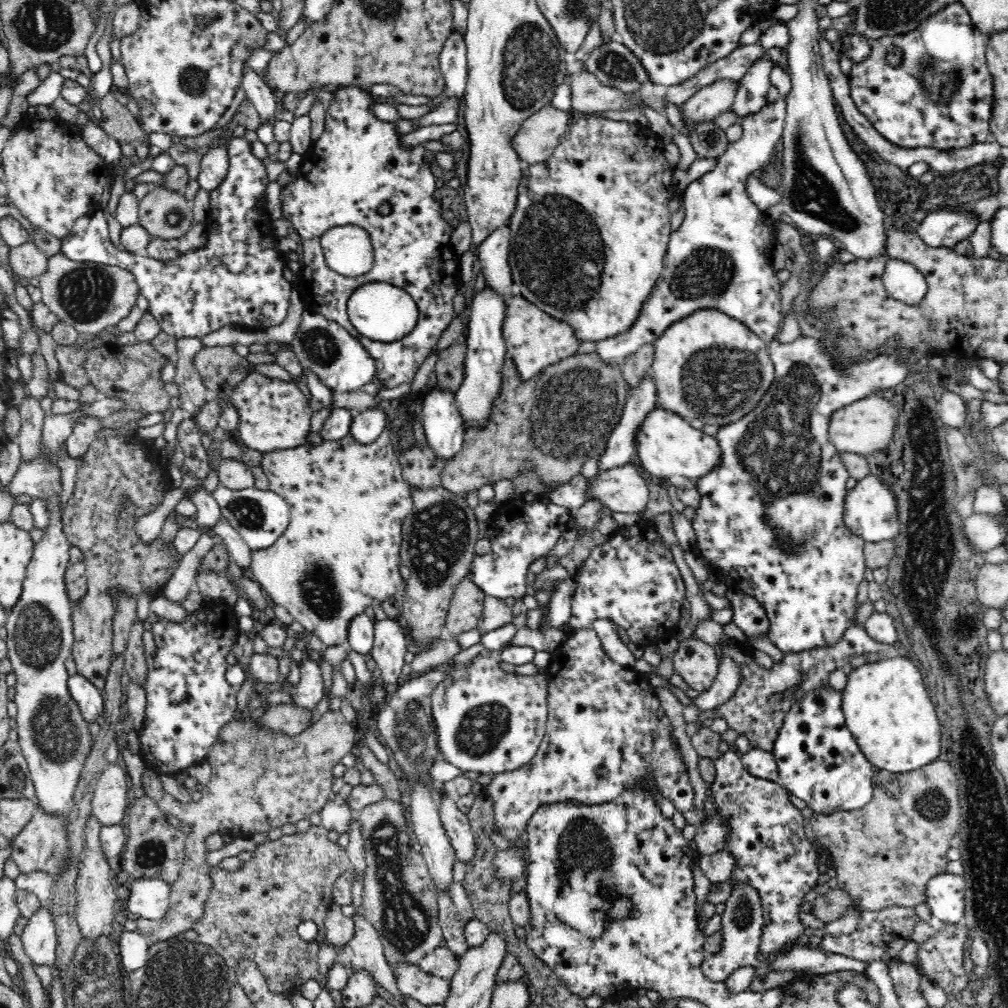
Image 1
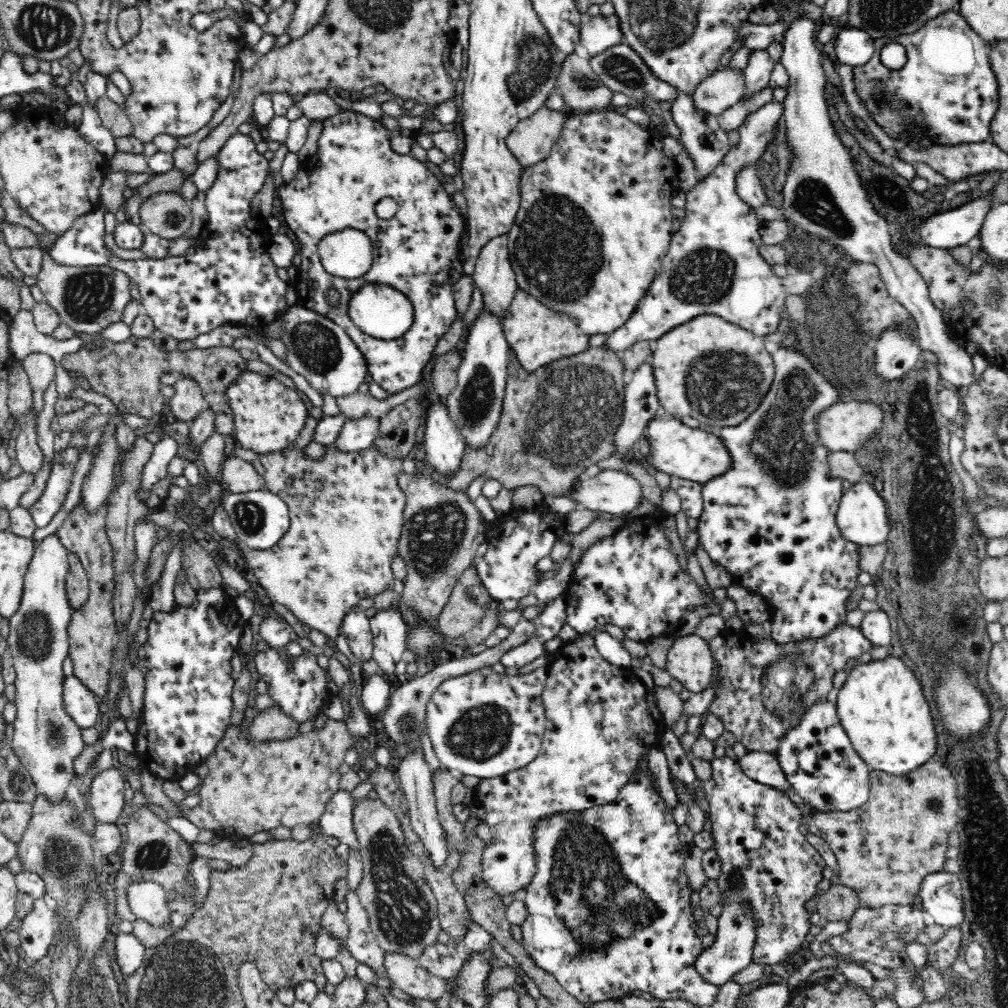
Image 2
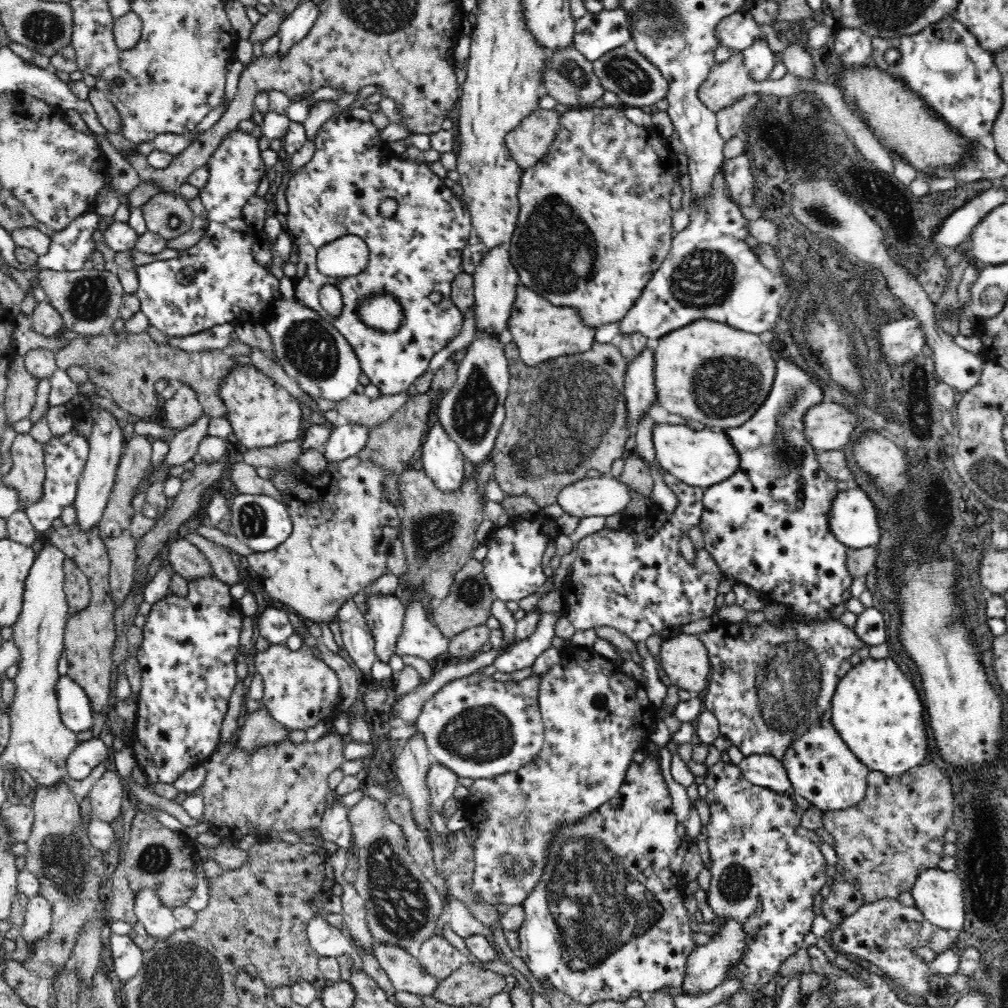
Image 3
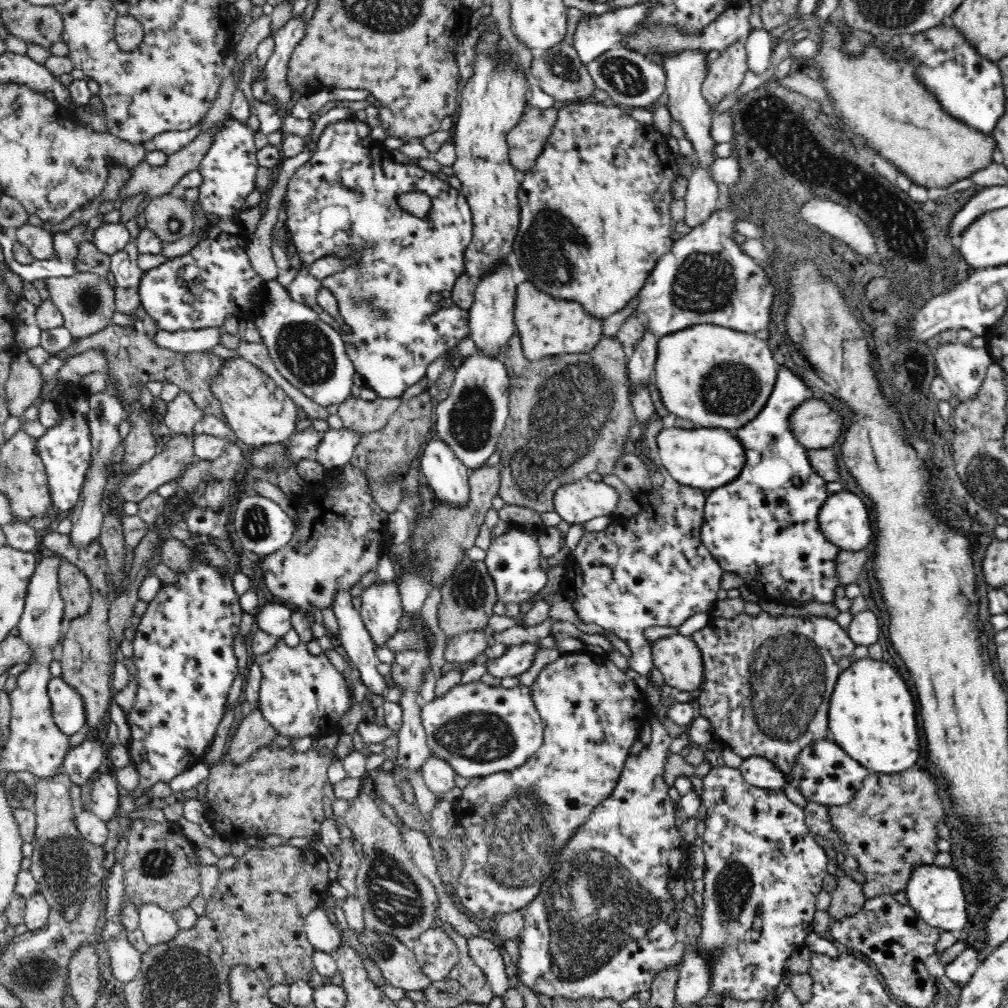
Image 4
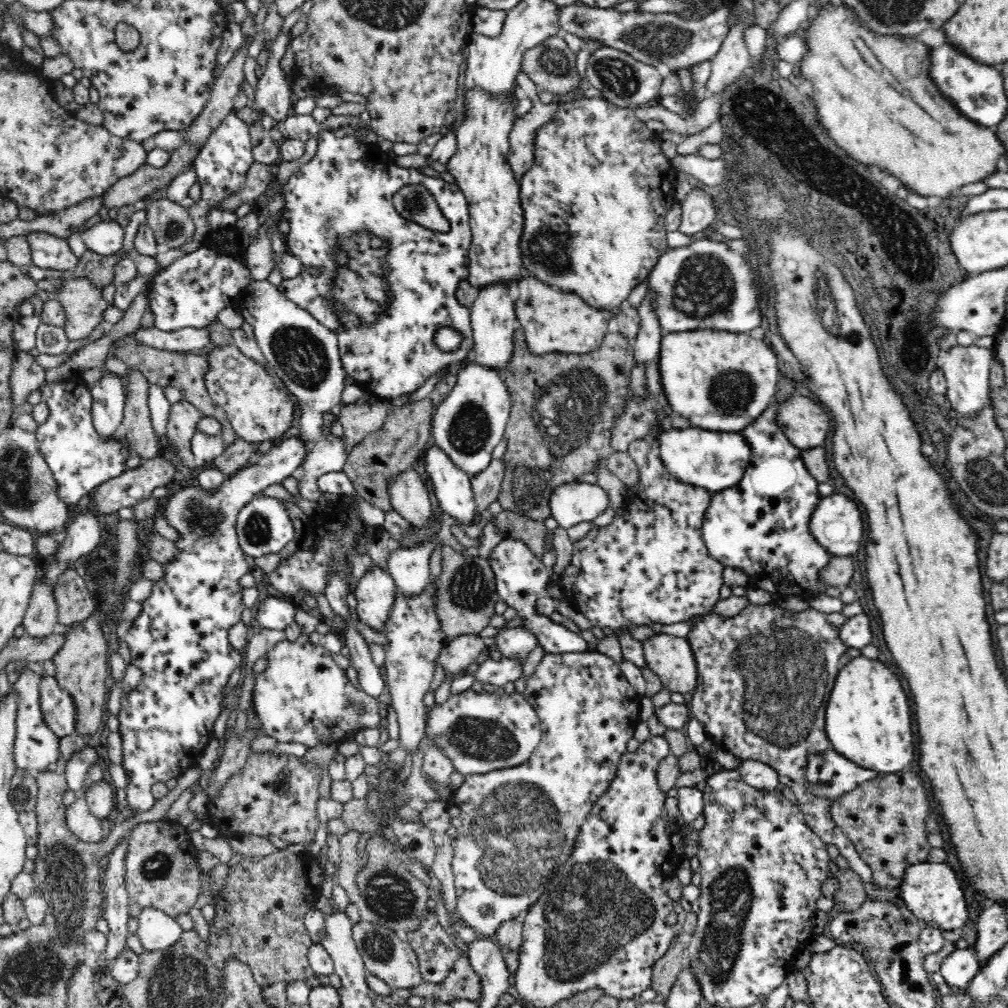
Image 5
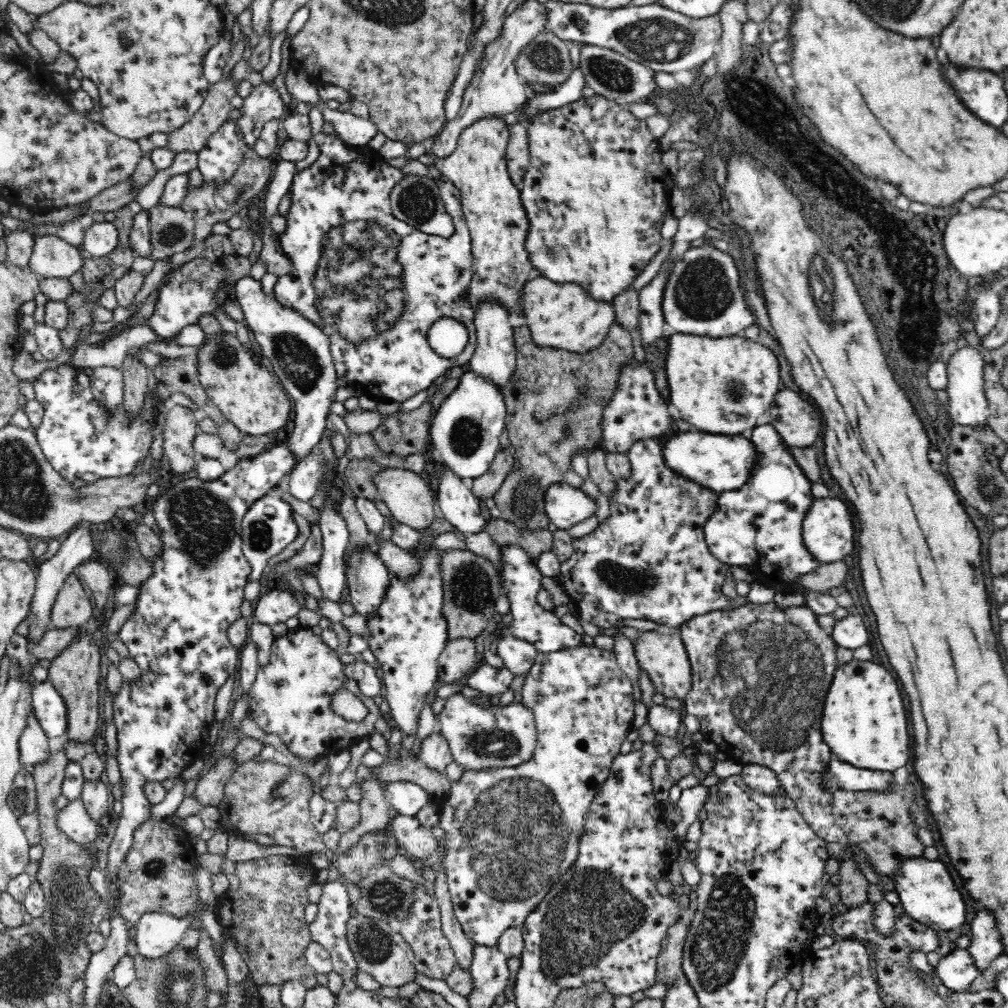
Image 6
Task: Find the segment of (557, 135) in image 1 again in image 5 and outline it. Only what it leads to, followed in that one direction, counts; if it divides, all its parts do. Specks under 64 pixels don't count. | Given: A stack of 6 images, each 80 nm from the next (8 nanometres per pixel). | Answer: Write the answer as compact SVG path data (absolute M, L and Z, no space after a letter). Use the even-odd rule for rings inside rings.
M524 72L518 73L516 83L532 101L532 107L529 112L521 118L515 119L509 134L507 159L512 171L514 171L514 176L520 180L521 176L533 164L536 130L542 124L550 122L550 118L554 116L554 112L558 110L559 105L554 102L544 104L540 100L540 89Z

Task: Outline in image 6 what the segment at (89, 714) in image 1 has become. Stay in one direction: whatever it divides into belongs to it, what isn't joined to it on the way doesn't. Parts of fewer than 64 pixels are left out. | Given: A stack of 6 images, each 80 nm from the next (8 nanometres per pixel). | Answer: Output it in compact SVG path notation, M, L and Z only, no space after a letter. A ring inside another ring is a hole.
M52 682L37 683L32 691L32 713L48 739L67 732L66 705Z

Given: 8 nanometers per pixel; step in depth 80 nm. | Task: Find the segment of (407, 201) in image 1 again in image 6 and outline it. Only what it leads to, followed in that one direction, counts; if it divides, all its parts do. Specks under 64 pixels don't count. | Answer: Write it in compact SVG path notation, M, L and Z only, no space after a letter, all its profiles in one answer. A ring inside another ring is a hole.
M319 133L313 138L318 144L320 155L309 167L295 173L290 192L292 203L286 215L286 228L284 232L276 235L276 242L280 253L284 254L292 263L292 270L284 276L278 277L272 296L282 307L298 312L303 318L312 322L316 327L322 328L327 335L330 357L334 363L336 378L346 381L346 387L354 390L360 398L367 396L379 402L403 403L410 400L422 391L429 389L436 378L455 366L467 367L477 343L477 331L474 318L476 318L475 305L470 303L470 284L473 280L471 238L462 213L460 189L454 183L440 178L438 180L446 210L453 218L455 231L452 236L442 238L428 235L412 228L408 223L398 220L389 206L389 194L392 186L404 178L400 168L384 165L378 156L371 154L366 146L353 147L340 137ZM354 220L368 220L372 226L372 234L380 236L385 245L372 250L372 256L358 260L353 264L330 259L327 262L327 282L338 280L338 285L345 288L344 294L334 298L322 298L320 306L316 304L316 286L312 280L315 278L321 254L324 248L321 241L328 237L326 232L334 226L352 223ZM347 266L352 268L348 270ZM348 284L356 294L348 294ZM342 300L342 302L340 302ZM332 306L342 308L356 308L356 314L318 314L318 310L332 310ZM438 318L454 318L468 329L469 341L465 349L454 358L442 358L436 354L428 344L428 330Z

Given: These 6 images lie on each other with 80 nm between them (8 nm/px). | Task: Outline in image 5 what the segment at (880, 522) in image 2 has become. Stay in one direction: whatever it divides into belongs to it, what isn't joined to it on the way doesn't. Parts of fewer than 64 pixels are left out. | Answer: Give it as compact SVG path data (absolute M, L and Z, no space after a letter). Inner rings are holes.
M835 493L821 497L816 508L812 510L808 525L811 536L816 539L816 543L820 544L820 547L824 547L828 551L830 558L856 554L862 546L862 538L864 538L862 511L856 500L850 500L846 495Z

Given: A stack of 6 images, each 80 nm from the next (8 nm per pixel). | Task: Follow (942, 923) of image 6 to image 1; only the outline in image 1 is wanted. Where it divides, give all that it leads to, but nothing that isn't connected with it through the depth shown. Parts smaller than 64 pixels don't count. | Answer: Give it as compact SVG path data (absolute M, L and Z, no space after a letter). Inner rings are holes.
M943 873L934 876L926 884L926 902L930 907L931 916L935 923L958 924L962 923L966 911L966 902L964 902L964 880L958 874Z

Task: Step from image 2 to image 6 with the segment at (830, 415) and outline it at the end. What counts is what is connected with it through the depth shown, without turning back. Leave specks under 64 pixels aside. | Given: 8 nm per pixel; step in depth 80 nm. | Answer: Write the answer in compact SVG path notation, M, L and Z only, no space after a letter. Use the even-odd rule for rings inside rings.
M782 388L768 410L770 424L778 430L786 445L811 446L823 432L820 412L790 389Z

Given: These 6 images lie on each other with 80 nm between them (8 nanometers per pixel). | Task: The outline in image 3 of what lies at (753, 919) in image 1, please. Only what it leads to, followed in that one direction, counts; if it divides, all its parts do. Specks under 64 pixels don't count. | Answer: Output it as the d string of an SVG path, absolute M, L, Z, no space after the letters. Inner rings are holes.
M736 920L726 921L721 928L721 933L715 939L710 940L704 946L697 946L688 954L680 994L699 996L720 986L726 976L726 970L742 958L742 950L744 950L742 923L738 923Z

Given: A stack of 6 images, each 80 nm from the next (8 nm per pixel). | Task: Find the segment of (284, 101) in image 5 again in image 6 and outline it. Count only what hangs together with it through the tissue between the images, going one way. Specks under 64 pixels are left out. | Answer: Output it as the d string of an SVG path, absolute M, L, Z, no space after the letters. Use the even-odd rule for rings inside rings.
M262 83L253 88L243 100L240 117L236 120L245 144L254 145L264 132L263 128L274 118L281 119L287 109L282 105L282 97L276 93L274 85Z

